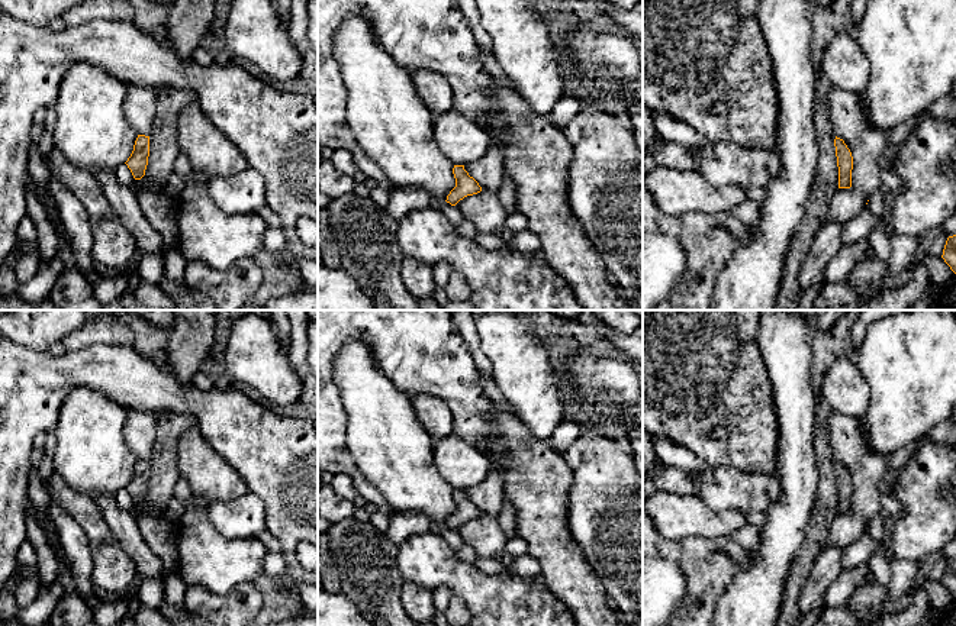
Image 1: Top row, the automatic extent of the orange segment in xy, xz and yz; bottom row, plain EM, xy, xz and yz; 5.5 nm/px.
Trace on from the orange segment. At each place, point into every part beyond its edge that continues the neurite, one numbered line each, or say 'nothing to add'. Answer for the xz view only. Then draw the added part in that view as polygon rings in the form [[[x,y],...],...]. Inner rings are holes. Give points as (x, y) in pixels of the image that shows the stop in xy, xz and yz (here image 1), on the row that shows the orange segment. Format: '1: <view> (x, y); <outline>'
1: xz (450, 212); [[[435,199],[432,200],[432,207],[440,210],[454,226],[458,226],[464,220],[464,216],[458,210],[458,207],[451,206],[447,201]]]

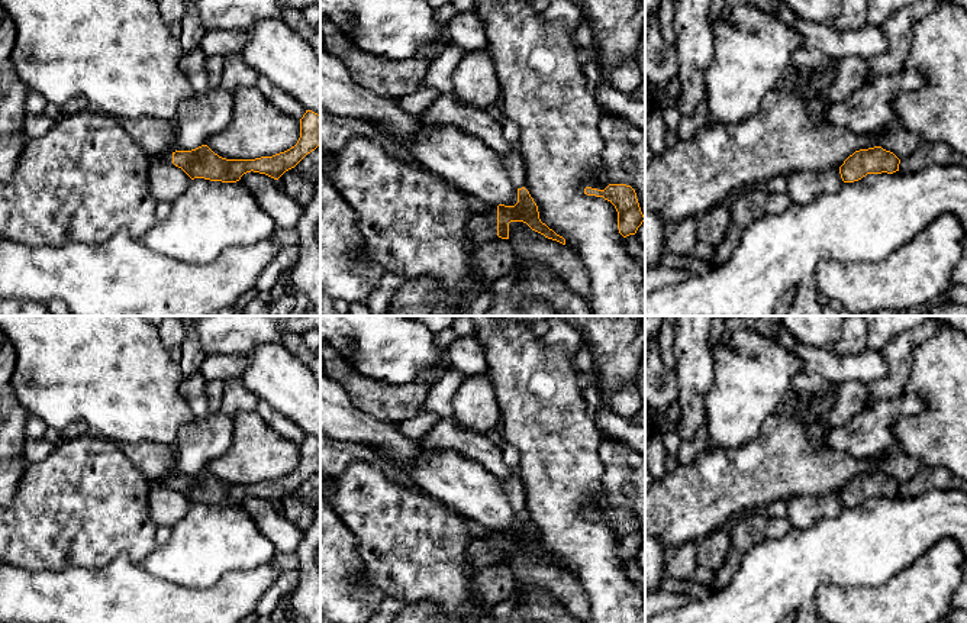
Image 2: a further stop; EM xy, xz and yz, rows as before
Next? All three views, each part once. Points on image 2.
1: xz (490, 255); [[[497,213],[471,216],[470,233],[473,239],[471,267],[481,275],[481,283],[493,283],[509,272],[513,249],[509,239],[497,236]]]

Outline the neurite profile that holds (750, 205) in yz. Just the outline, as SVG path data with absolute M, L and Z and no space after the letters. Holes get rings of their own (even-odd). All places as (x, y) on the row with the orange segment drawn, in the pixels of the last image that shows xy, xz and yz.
M755 185L741 190L729 207L729 227L718 248L713 259L716 265L725 264L738 248L742 232L765 214L767 193Z

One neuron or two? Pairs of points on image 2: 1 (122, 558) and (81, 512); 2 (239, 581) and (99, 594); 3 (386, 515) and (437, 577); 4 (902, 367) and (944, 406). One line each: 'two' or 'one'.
1: two
2: one
3: one
4: two

